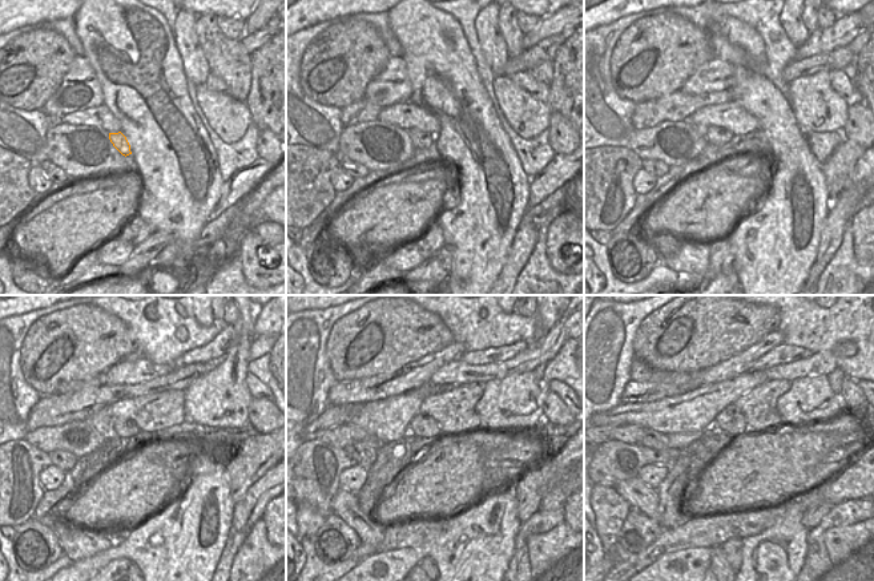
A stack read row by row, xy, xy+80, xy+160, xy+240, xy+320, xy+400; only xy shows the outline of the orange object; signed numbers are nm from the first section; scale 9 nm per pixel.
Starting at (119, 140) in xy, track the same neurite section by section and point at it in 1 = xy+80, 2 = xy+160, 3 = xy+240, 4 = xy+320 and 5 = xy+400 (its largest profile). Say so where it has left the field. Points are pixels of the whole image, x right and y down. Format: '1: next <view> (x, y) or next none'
1: next xy+80 (419, 140)
2: next xy+160 (715, 134)
3: next xy+240 (121, 428)
4: next xy+320 (422, 424)
5: next xy+400 (730, 419)

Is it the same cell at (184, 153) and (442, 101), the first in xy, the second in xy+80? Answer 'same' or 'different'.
same

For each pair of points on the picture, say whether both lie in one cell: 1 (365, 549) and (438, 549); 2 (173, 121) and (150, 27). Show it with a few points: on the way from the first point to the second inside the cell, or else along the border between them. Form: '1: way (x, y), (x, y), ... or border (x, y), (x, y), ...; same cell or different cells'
1: border (419, 544), (374, 552), (361, 560); different cells
2: way (150, 97), (150, 51); same cell

